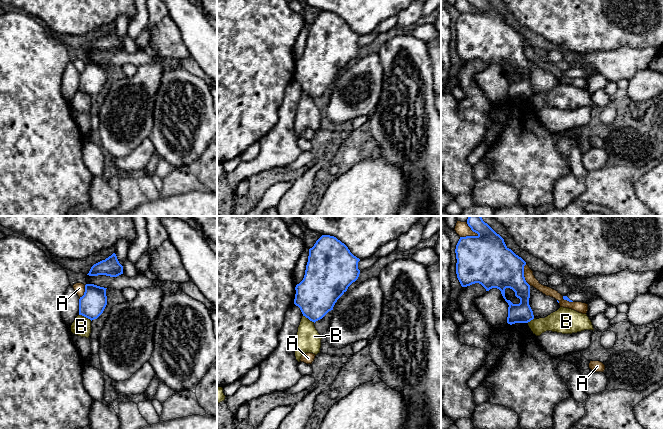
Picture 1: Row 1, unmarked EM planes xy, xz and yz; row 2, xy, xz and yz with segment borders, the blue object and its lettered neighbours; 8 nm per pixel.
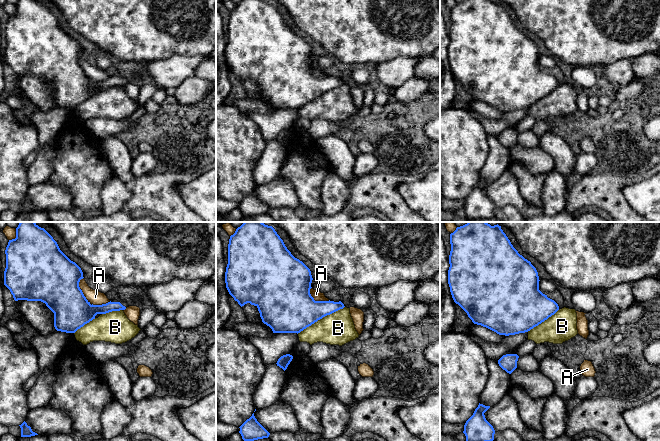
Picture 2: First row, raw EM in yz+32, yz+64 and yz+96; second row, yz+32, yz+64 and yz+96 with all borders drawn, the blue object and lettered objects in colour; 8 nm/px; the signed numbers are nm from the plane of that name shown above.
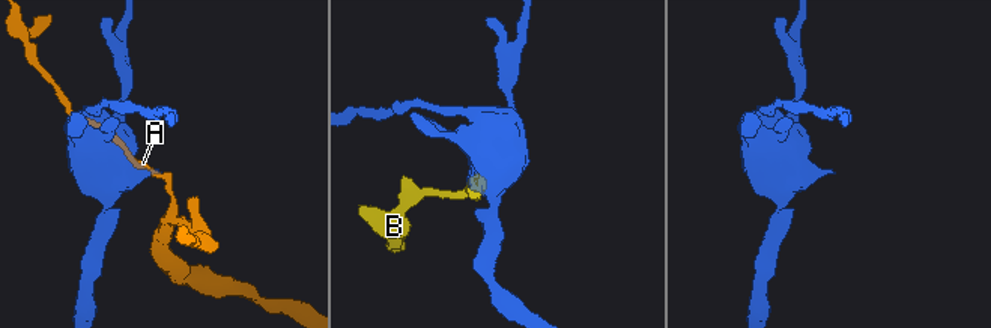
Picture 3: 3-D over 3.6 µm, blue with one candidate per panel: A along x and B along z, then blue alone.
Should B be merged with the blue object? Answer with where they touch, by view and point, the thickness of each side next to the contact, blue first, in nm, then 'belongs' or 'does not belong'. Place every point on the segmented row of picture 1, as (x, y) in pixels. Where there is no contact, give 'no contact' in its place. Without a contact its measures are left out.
contact xy (85, 316); calibres 200 and 150 nm; does not belong

